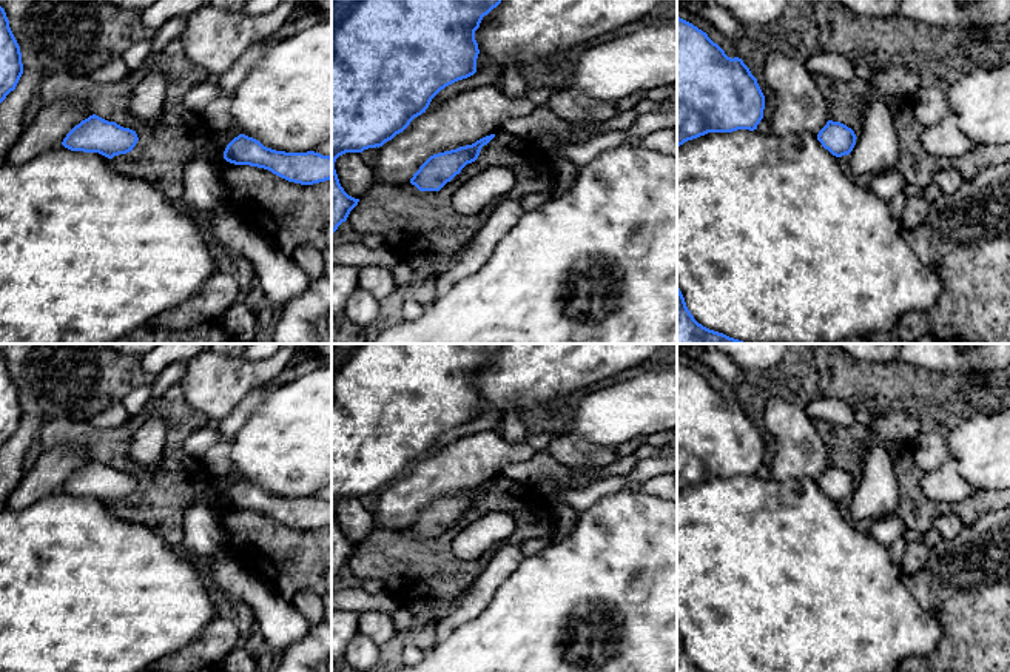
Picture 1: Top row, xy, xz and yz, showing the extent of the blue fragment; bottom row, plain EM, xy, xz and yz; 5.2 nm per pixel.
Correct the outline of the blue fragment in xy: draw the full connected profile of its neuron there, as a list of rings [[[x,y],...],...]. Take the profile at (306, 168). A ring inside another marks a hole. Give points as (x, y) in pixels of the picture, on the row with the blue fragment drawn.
[[[239,134],[227,145],[224,159],[234,165],[268,170],[288,182],[301,185],[313,185],[332,179],[330,156],[322,156],[315,151],[276,151],[245,134]]]

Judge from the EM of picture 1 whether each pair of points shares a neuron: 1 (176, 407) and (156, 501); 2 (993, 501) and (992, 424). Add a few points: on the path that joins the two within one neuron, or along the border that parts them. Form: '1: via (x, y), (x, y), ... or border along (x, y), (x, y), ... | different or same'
1: via (176, 430), (175, 446), (167, 453), (170, 478) | same
2: border along (993, 489), (979, 492) | different

